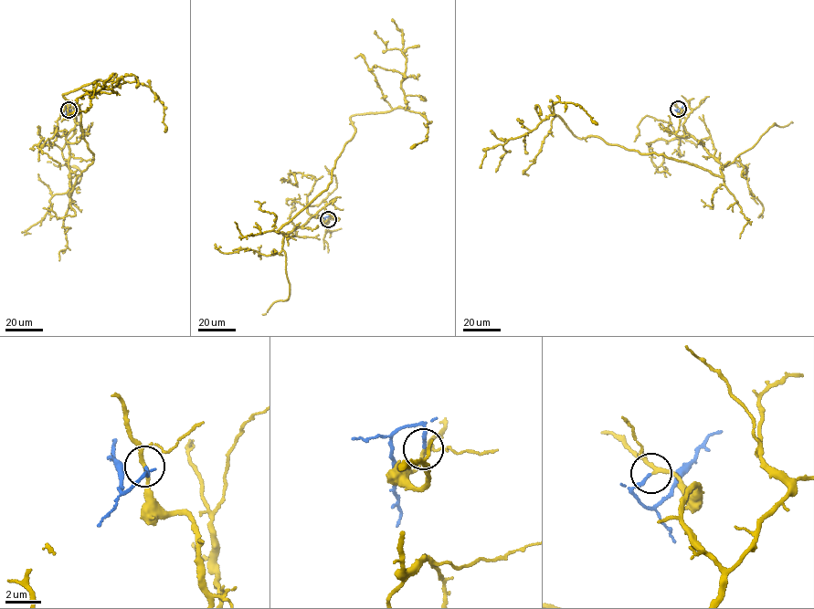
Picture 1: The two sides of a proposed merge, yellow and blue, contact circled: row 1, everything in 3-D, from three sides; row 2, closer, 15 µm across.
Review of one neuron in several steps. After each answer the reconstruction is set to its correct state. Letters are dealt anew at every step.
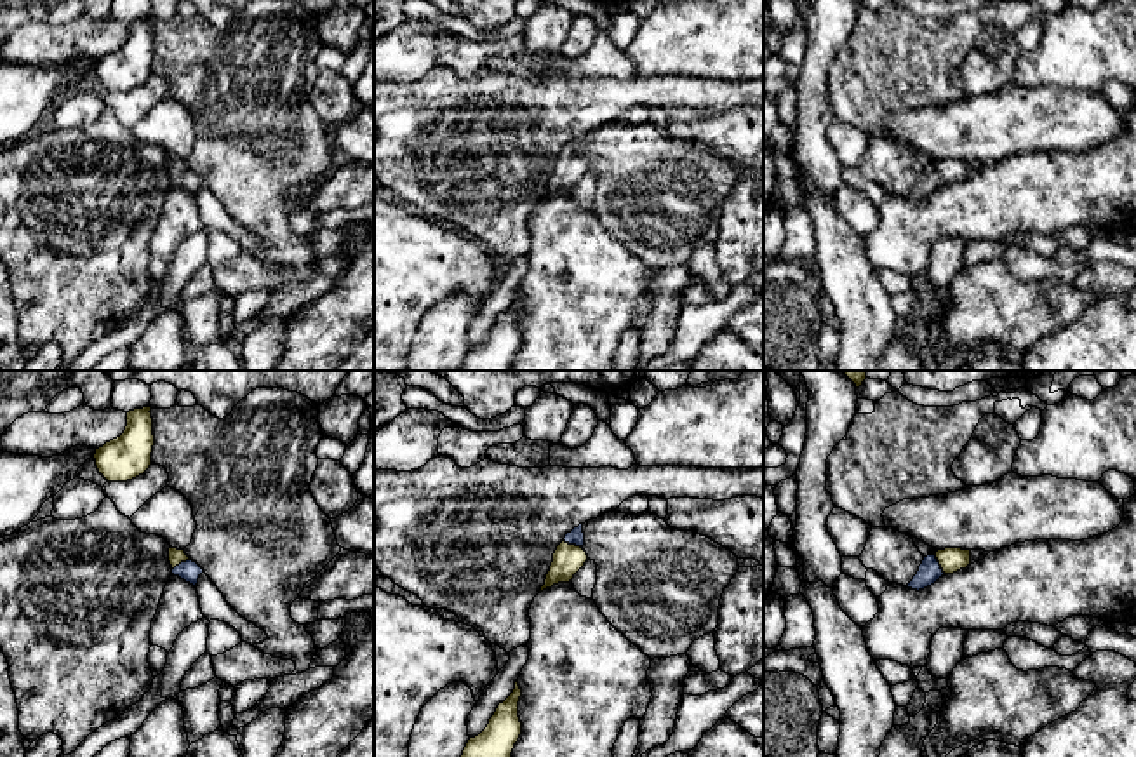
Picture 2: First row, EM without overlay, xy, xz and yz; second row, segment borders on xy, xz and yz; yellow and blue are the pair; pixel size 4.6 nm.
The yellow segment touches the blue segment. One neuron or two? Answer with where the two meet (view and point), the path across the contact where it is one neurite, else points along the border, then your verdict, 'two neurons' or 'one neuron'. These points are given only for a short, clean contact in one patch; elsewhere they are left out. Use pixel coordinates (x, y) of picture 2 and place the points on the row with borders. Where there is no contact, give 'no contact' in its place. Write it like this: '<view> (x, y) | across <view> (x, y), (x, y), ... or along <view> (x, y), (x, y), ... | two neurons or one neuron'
yz (940, 564) | across yz (950, 559), (940, 564), (929, 571) | one neuron

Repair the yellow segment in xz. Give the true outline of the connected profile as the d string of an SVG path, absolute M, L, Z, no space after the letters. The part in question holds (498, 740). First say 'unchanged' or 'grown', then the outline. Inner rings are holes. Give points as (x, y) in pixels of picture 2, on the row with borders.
unchanged | M518 679L513 693L498 705L487 727L475 738L470 738L461 757L511 757L515 743L522 734L518 717L518 701L522 689Z

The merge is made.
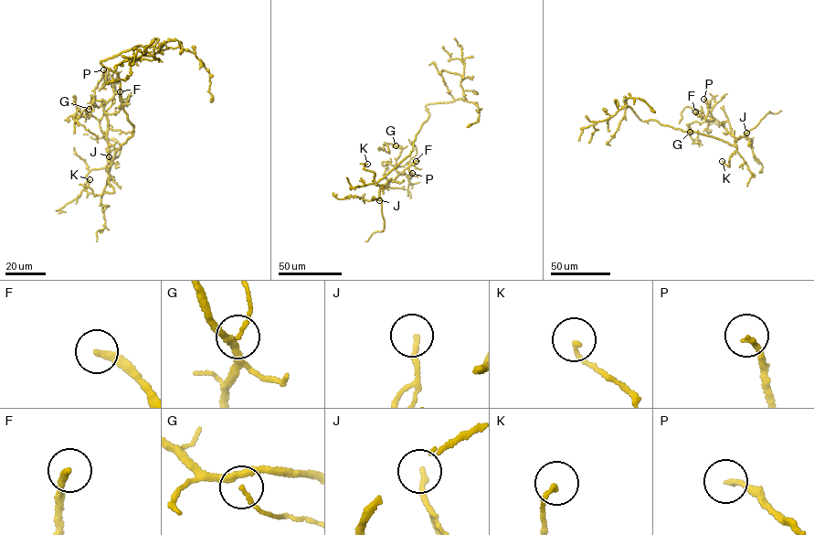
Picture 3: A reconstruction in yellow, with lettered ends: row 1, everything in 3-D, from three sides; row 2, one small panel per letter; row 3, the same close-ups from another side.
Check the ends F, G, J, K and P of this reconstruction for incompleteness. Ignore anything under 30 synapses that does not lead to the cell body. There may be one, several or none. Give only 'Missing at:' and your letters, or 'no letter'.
Missing at: P

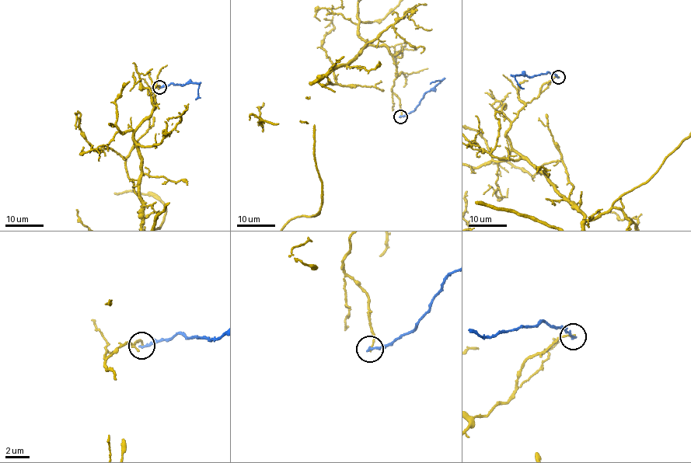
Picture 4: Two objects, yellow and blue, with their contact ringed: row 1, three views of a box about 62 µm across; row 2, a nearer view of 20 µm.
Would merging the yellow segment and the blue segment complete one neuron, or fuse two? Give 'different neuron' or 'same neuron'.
different neuron

